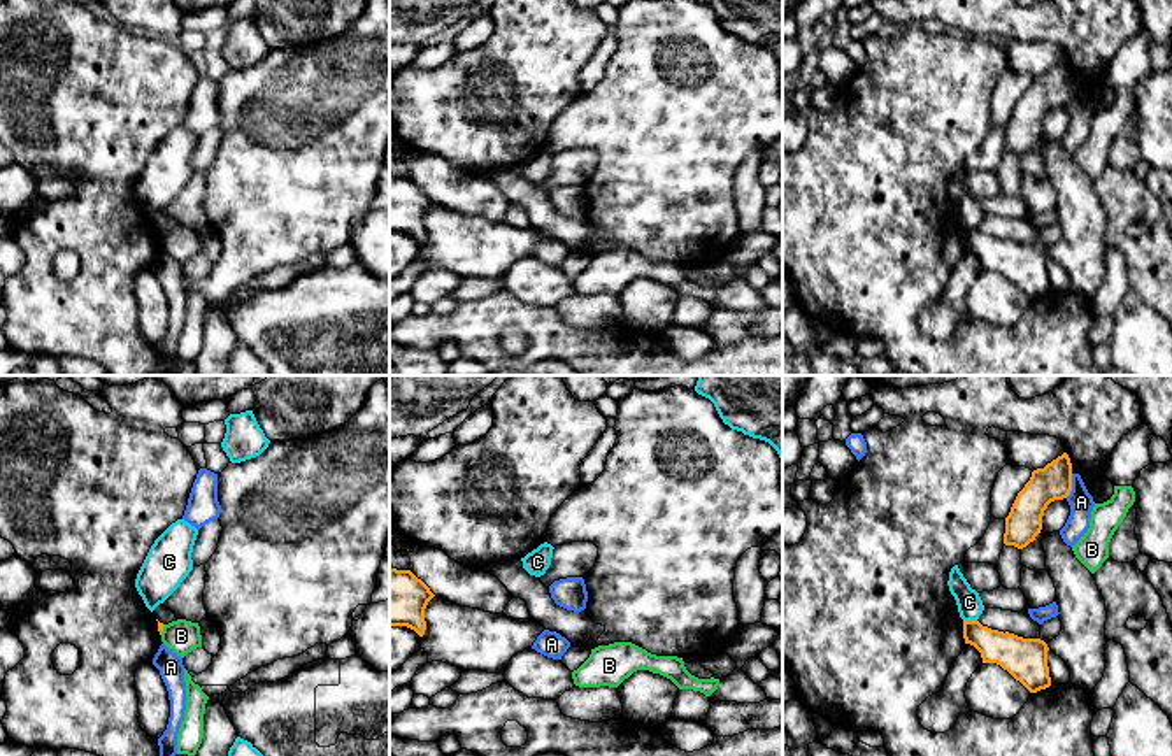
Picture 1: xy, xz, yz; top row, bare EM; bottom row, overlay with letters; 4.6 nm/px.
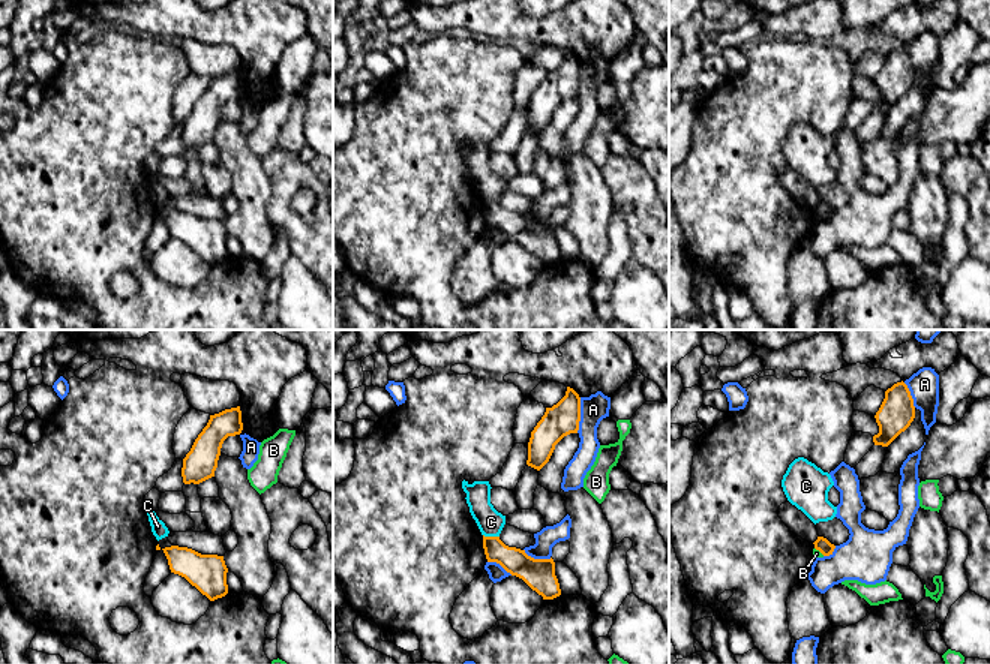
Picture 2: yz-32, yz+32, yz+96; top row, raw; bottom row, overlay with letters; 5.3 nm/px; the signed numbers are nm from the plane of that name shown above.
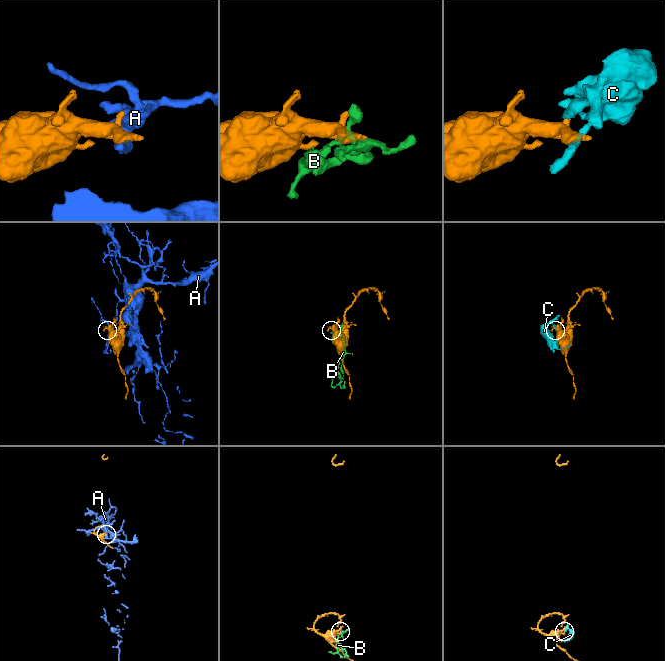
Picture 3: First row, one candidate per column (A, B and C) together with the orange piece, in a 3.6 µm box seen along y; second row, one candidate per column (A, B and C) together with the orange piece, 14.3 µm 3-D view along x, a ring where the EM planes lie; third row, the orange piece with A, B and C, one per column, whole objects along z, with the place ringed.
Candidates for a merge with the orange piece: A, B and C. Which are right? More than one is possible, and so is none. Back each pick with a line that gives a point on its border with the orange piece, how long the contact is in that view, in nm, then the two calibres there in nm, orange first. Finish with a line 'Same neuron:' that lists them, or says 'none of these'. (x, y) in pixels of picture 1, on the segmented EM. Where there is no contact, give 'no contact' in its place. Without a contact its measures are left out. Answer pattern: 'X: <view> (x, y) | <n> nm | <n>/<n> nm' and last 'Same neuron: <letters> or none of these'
Same neuron: none of these

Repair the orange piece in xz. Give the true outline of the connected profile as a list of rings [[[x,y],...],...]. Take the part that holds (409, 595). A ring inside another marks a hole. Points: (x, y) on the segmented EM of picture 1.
[[[389,567],[389,626],[407,626],[425,635],[425,609],[435,595],[411,570]]]

